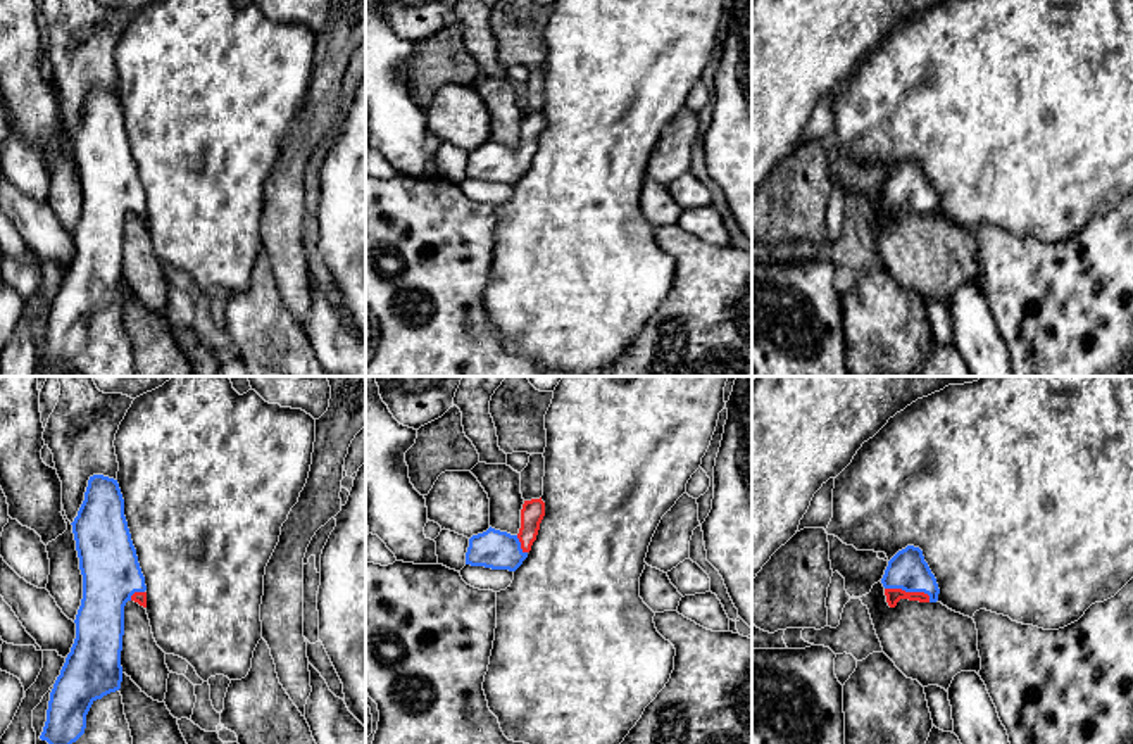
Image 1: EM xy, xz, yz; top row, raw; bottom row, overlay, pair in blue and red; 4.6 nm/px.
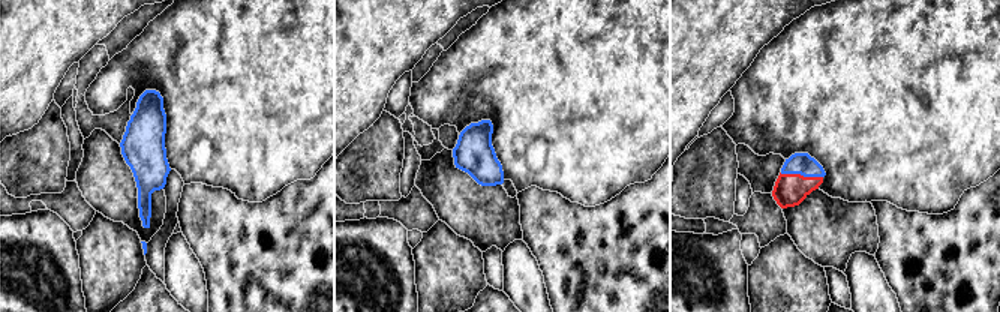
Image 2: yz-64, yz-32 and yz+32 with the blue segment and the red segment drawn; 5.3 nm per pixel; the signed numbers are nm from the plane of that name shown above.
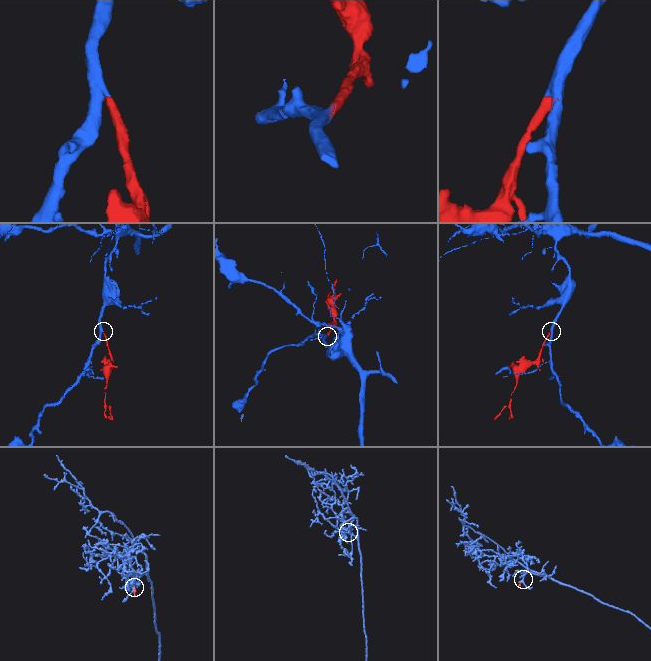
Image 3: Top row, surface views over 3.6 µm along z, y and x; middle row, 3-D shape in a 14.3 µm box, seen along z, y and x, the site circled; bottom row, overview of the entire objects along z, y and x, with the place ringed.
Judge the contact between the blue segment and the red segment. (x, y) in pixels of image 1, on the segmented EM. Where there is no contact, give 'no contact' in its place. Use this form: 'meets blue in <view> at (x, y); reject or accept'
meets blue in yz at (909, 591); accept

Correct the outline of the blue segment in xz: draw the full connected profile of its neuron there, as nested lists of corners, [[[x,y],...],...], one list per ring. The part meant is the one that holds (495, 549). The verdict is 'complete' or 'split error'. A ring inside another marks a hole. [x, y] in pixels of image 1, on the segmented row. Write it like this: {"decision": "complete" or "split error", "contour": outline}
{"decision": "split error", "contour": [[[541,497],[524,501],[519,533],[510,535],[490,526],[486,532],[473,535],[466,552],[466,564],[516,571],[528,558],[543,516],[545,502]]]}

